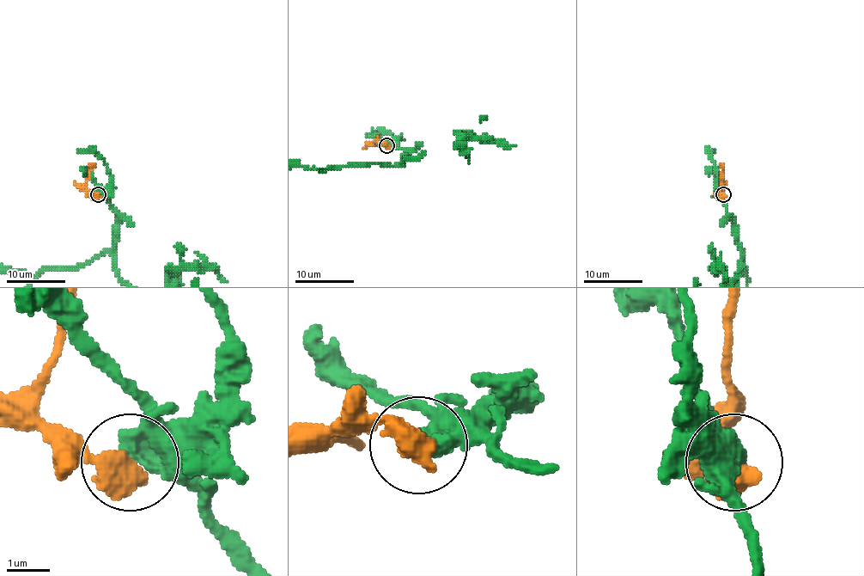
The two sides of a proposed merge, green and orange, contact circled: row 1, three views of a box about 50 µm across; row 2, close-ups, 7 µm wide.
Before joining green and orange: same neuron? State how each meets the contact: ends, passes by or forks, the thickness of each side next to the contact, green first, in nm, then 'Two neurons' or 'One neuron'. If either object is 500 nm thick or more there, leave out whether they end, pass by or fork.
Thickness 480 nm (green) against 700 nm. Two neurons

